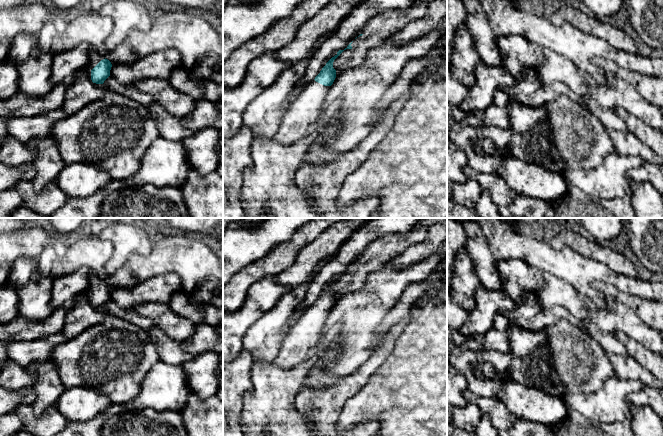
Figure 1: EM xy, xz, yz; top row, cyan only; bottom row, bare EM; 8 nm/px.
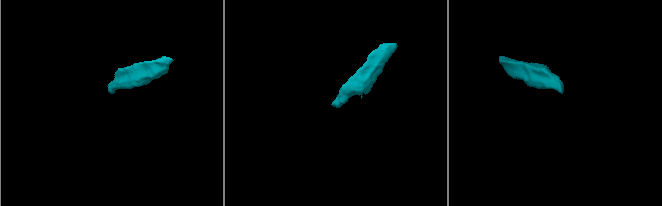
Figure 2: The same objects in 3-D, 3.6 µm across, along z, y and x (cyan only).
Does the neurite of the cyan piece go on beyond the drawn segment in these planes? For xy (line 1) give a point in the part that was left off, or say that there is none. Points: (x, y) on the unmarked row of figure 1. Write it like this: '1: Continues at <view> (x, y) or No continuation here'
1: Continues at xy (94, 281)

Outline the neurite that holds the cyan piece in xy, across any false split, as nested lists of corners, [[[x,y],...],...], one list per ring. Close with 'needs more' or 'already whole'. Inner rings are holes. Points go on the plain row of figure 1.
[[[92,272],[89,273],[88,280],[89,287],[86,290],[86,293],[89,297],[89,301],[93,307],[103,308],[110,300],[110,294],[112,291],[111,286]]]; needs more

